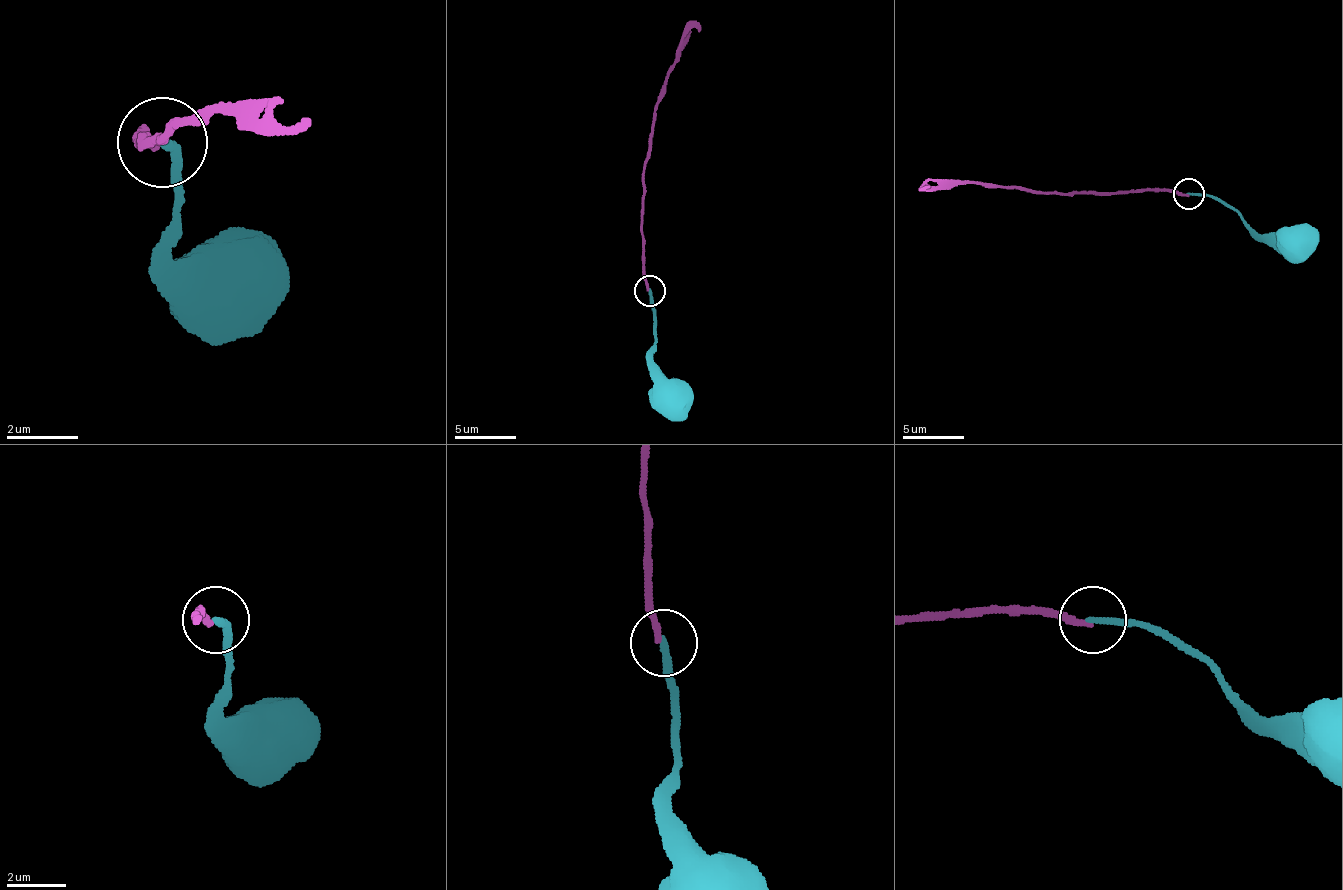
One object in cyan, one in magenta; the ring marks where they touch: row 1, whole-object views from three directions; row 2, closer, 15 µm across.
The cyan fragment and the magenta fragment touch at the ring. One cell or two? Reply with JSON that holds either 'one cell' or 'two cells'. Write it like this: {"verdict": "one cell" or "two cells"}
{"verdict": "two cells"}

